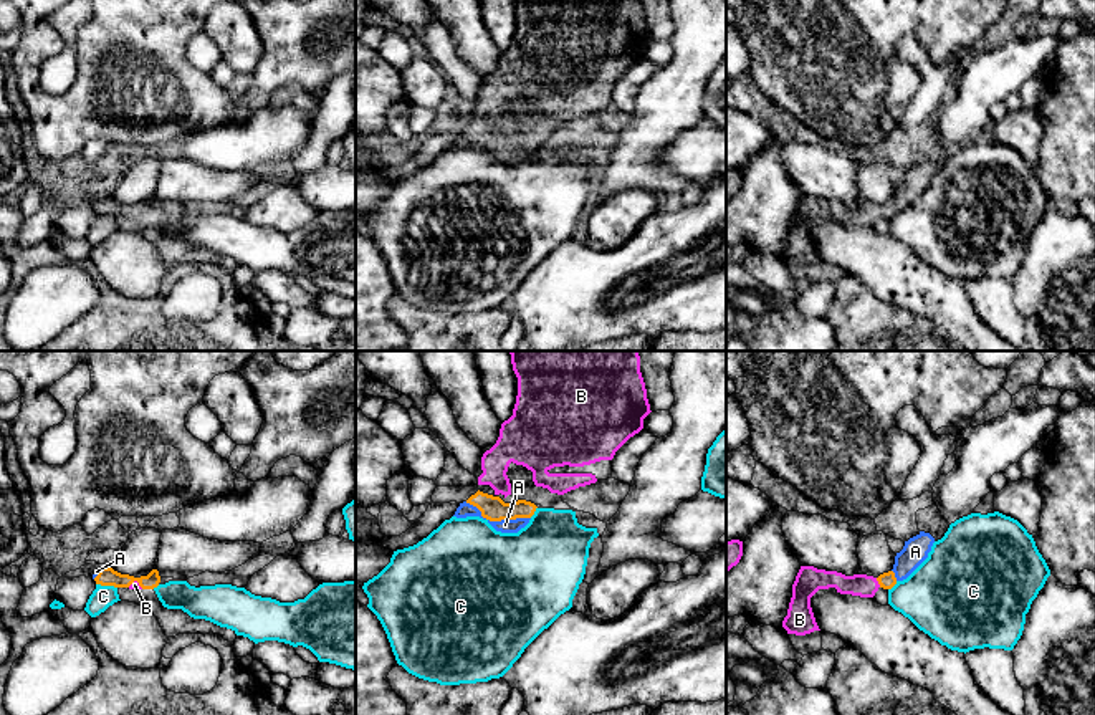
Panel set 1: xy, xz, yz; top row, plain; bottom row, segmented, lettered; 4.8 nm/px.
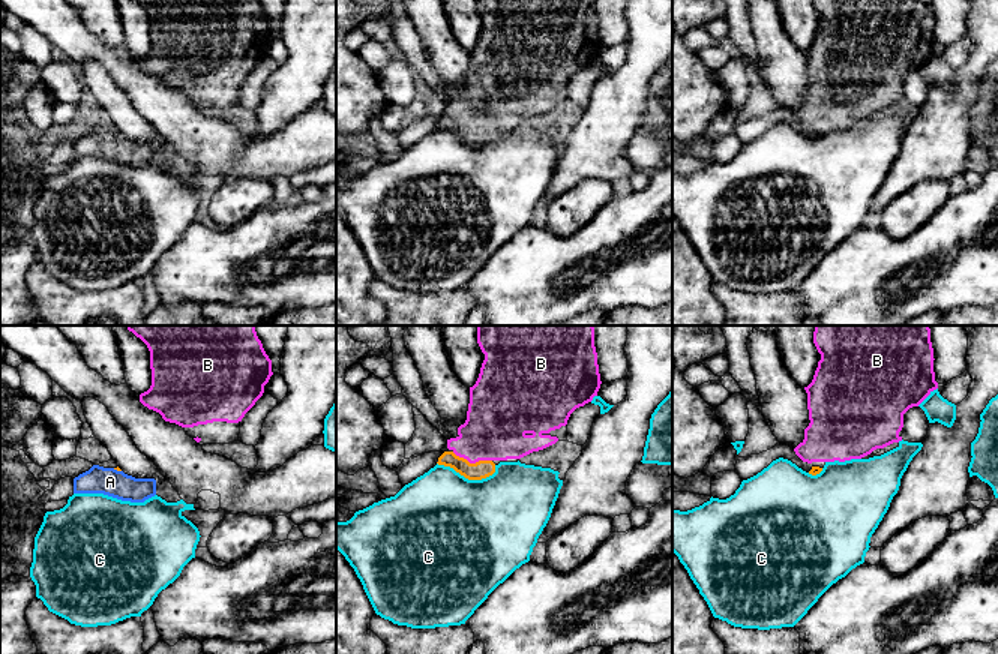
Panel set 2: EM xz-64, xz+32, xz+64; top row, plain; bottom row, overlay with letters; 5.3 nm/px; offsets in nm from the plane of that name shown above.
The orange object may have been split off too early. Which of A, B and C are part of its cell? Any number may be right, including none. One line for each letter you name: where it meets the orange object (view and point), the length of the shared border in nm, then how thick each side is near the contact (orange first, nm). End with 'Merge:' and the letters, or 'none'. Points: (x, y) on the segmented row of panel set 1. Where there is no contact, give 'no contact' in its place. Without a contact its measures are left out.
A: xz (497, 520) | 340 nm | 120/60 nm
B: yz (879, 583) | 50 nm | 80/110 nm
Merge: A, B

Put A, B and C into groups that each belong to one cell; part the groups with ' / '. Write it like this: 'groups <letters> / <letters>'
groups A B / C

